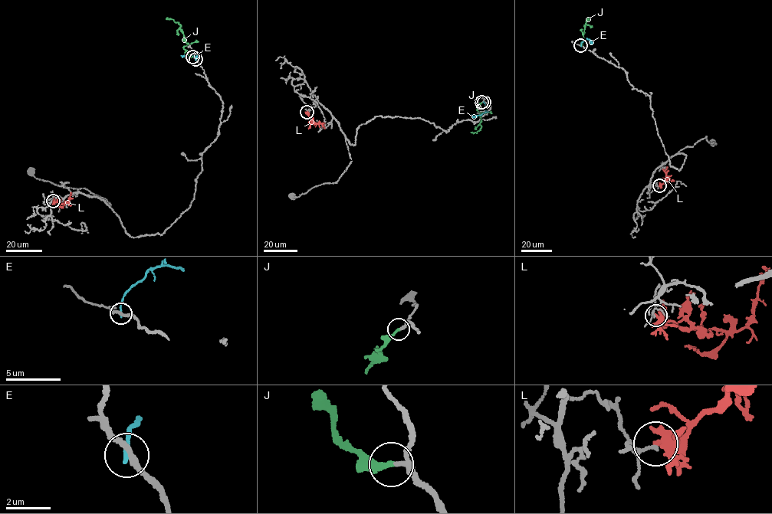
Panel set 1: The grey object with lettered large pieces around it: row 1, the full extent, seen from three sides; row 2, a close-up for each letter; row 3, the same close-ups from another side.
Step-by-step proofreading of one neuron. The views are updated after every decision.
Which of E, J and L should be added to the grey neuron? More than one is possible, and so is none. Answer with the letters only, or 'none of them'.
J

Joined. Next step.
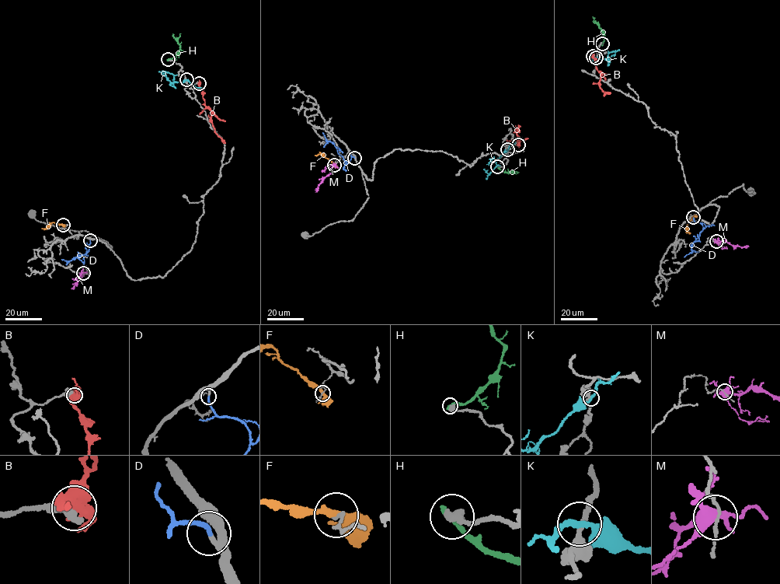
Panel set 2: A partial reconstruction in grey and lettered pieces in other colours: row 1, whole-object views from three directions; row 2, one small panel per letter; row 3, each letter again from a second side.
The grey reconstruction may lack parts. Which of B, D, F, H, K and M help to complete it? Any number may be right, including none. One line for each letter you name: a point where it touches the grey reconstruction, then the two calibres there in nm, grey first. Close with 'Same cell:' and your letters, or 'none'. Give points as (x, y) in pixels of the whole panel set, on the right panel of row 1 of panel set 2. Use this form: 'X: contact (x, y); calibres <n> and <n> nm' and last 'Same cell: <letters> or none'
D: contact (693, 218); calibres 190 and 190 nm
Same cell: D

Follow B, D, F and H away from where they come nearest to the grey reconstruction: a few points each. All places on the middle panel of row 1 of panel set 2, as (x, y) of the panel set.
B: (518, 145), (516, 138), (519, 139), (514, 128), (518, 129), (517, 124)
D: (354, 158), (351, 157), (348, 161), (344, 159), (322, 133)
F: (335, 164), (323, 154), (315, 155)
H: (497, 166), (506, 172), (512, 172)

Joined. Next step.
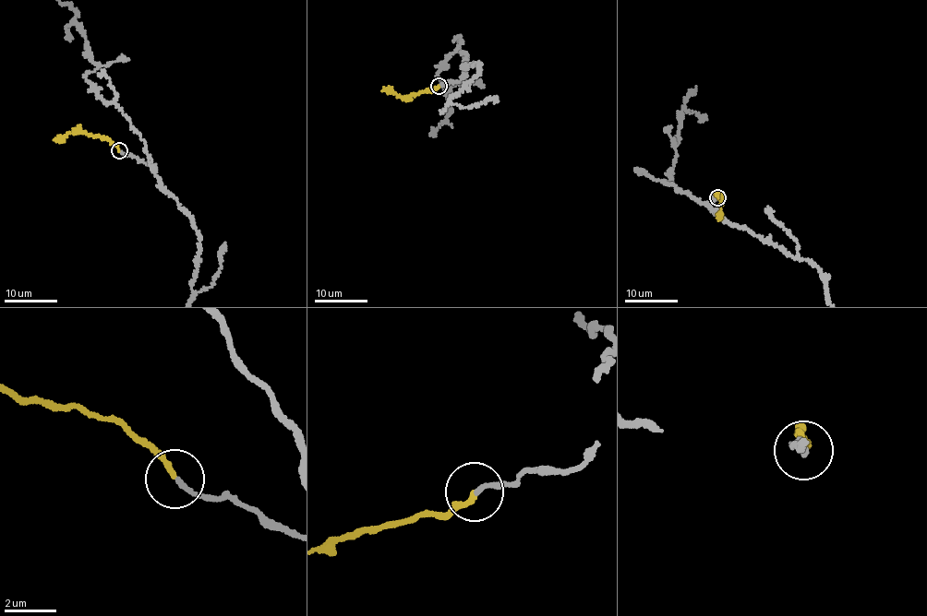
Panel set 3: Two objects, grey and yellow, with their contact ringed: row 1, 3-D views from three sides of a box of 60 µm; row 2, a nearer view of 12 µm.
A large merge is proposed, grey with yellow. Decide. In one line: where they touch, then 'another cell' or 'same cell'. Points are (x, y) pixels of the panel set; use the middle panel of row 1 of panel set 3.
at (439, 86); same cell

